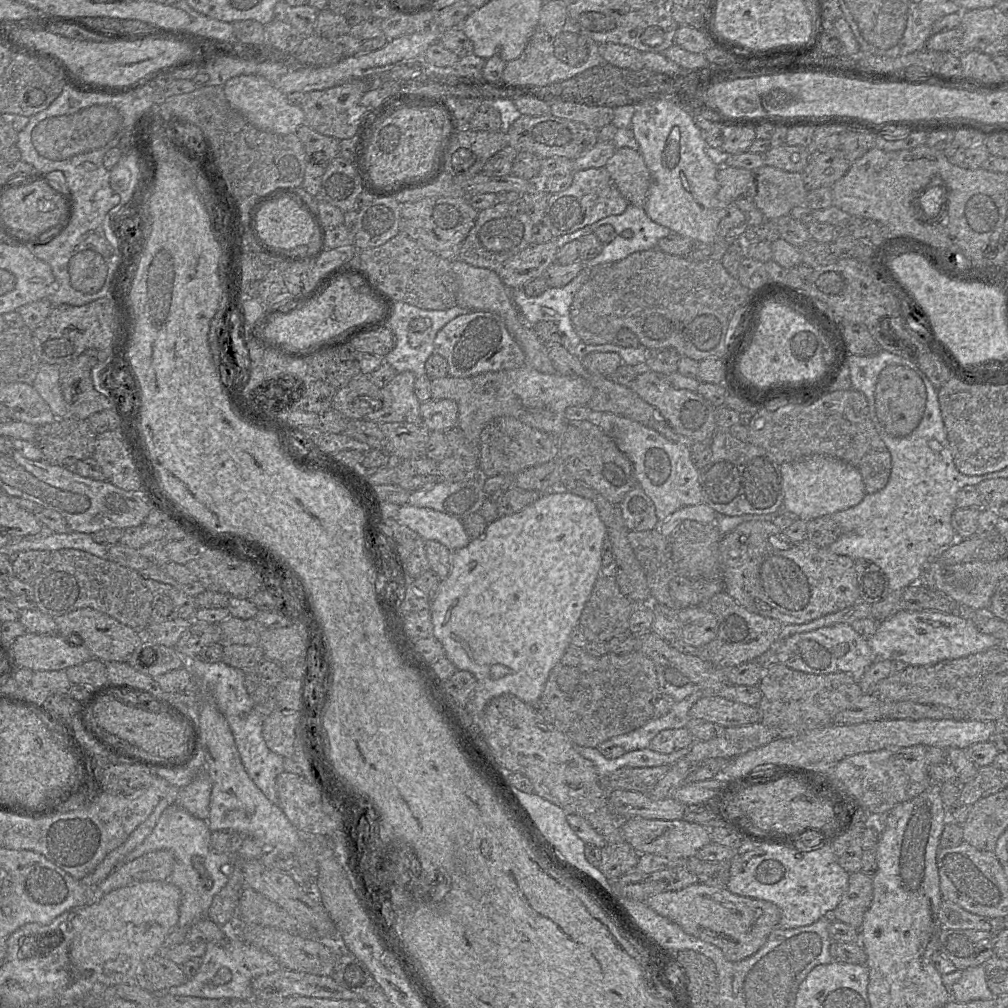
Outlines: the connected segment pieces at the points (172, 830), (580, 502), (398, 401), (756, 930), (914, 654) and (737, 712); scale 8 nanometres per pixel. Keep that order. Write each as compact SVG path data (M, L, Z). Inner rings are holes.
M173 804L161 814L148 837L124 858L123 863L129 863L156 850L172 852L175 864L169 882L181 892L179 919L174 928L191 927L204 919L213 898L228 883L235 856L214 852L210 847L211 833L207 820L198 819Z
M552 489L521 511L501 516L488 524L483 535L471 540L469 544L452 553L452 567L448 576L440 580L436 592L430 597L430 616L433 625L433 637L442 645L445 657L457 670L471 672L476 680L476 688L466 704L466 709L483 731L482 713L490 700L503 694L511 694L525 703L531 704L540 699L545 683L553 667L570 647L571 633L579 627L582 610L588 601L602 569L602 546L607 537L607 528L600 518L595 503L563 489Z
M409 371L398 373L387 385L381 388L382 395L382 407L367 416L367 419L358 420L369 420L376 424L385 423L410 423L410 424L422 424L421 423L421 413L418 398L414 393L414 383L416 376Z
M694 884L679 891L663 892L642 901L657 914L679 925L683 931L720 948L727 960L742 961L755 954L779 927L782 917L780 908L772 902L733 894L727 888Z
M934 610L898 612L879 622L876 633L867 638L867 643L878 659L902 661L909 666L931 666L999 646L995 637L980 632L966 616Z
M705 696L689 711L690 718L697 718L727 727L740 727L760 722L758 706L749 706L720 696Z

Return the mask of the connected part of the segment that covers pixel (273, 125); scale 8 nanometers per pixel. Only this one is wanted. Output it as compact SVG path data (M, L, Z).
M239 75L229 79L224 85L224 94L231 107L241 113L245 119L261 131L276 134L296 133L305 123L305 113L300 105L292 104L287 94L260 75Z

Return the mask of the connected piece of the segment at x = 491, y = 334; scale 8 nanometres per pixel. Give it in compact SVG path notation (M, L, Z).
M471 312L449 321L434 339L434 353L446 360L448 375L457 378L526 365L526 357L520 345L509 333L502 319L490 312Z

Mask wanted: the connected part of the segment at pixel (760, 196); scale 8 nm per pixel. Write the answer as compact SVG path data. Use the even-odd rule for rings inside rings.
M769 165L753 172L751 196L755 207L767 220L777 220L790 214L794 207L806 204L809 189L803 173L788 172Z

